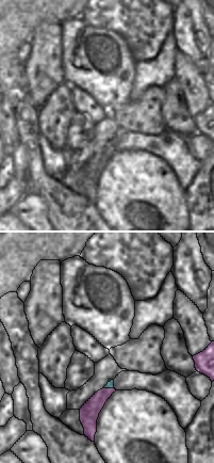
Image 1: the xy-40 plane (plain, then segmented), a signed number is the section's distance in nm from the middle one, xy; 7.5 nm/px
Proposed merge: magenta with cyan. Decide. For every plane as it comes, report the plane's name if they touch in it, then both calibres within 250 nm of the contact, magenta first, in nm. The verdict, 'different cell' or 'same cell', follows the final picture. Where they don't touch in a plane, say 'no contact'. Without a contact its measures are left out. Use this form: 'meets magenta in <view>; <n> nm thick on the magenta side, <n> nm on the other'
meets magenta in xy-40; 140 nm thick on the magenta side, 50 nm on the other

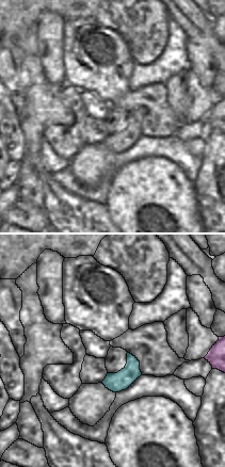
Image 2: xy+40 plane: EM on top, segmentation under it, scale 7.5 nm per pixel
no contact

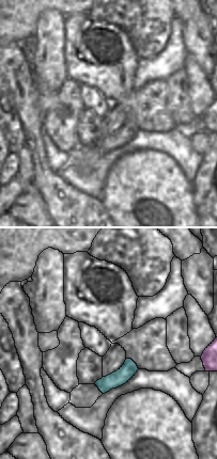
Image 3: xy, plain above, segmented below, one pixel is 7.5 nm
no contact

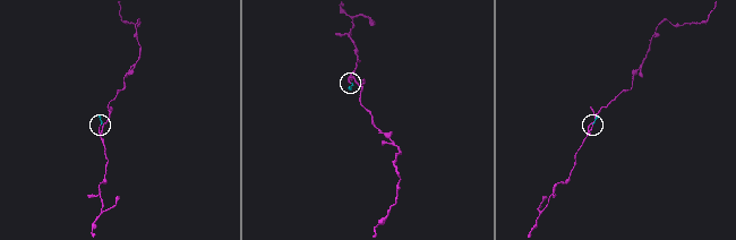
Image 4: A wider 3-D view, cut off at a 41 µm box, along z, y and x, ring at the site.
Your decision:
same cell

